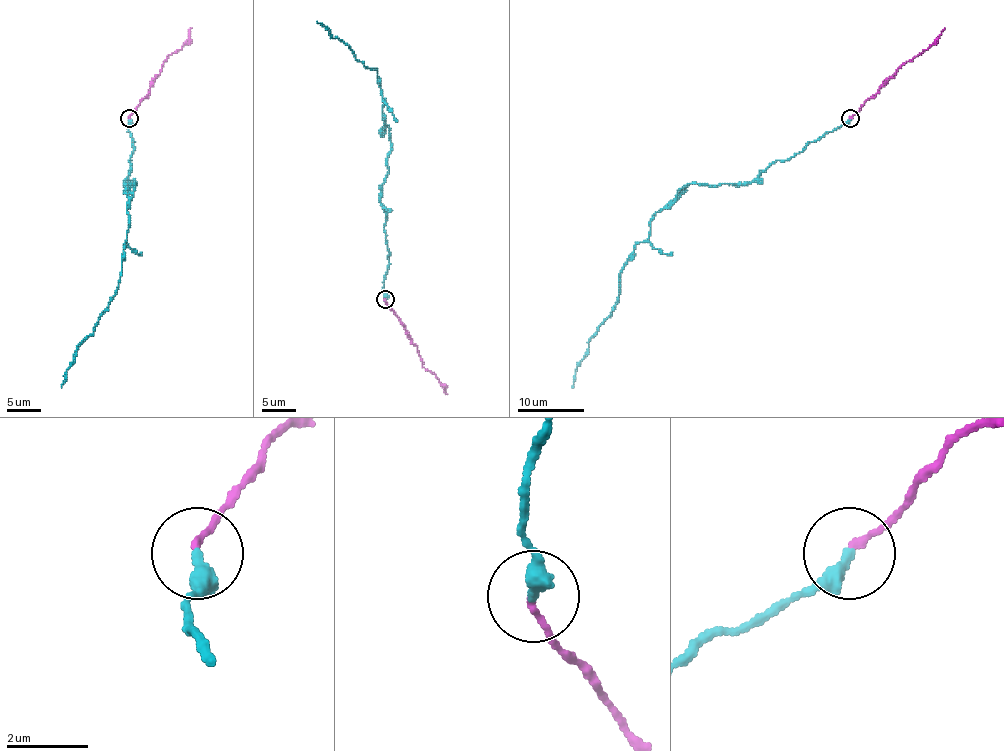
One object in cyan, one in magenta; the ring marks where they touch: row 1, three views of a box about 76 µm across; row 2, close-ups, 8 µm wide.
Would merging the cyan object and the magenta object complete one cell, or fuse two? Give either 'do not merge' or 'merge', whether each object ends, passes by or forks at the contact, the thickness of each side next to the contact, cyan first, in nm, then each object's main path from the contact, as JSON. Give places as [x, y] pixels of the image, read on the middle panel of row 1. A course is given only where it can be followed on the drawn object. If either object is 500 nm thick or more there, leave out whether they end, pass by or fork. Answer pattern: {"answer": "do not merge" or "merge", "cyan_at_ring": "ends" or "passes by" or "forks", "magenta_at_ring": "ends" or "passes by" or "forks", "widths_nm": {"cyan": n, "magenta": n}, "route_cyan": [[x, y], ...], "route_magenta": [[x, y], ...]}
{"answer": "do not merge", "cyan_at_ring": "ends", "magenta_at_ring": "ends", "widths_nm": {"cyan": 400, "magenta": 140}, "route_cyan": [[385, 299], [389, 250], [380, 185], [389, 170], [390, 136], [377, 71], [317, 21]], "route_magenta": [[385, 299], [385, 304], [404, 325], [407, 337], [417, 347], [422, 365], [437, 377], [447, 394]]}

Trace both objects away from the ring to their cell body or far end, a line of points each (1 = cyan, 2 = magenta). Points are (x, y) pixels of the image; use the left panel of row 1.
1: (130, 118), (133, 151), (125, 183), (135, 183), (126, 208), (126, 237), (116, 294), (83, 342), (61, 387)
2: (130, 118), (148, 93), (167, 56), (182, 48), (192, 28)

